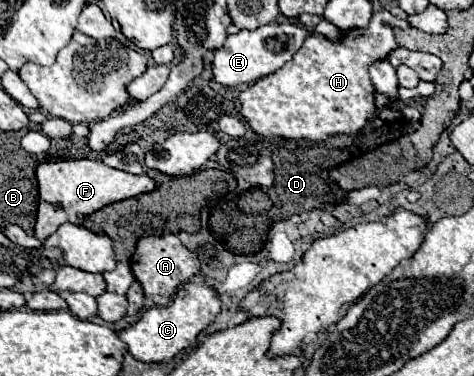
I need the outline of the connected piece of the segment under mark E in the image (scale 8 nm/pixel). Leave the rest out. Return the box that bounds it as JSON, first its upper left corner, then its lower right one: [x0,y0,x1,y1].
[212,23,308,87]

